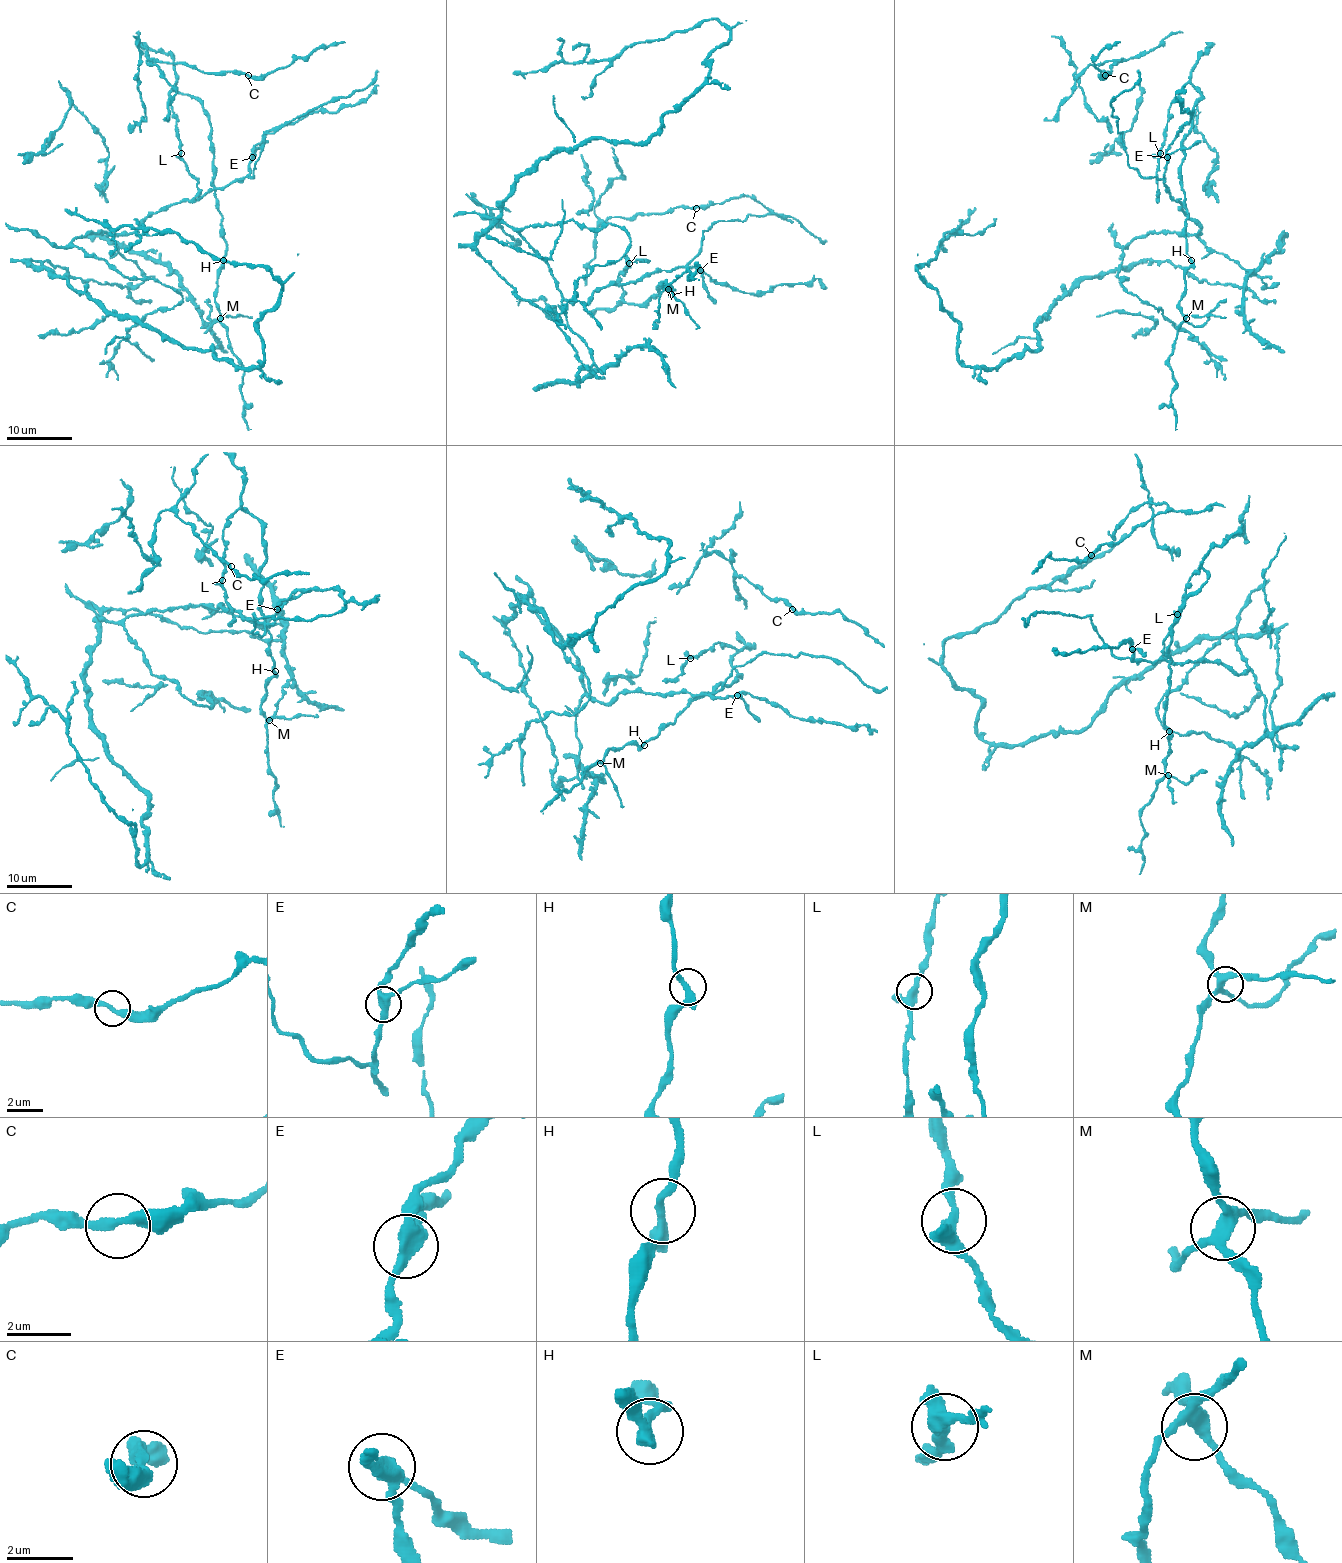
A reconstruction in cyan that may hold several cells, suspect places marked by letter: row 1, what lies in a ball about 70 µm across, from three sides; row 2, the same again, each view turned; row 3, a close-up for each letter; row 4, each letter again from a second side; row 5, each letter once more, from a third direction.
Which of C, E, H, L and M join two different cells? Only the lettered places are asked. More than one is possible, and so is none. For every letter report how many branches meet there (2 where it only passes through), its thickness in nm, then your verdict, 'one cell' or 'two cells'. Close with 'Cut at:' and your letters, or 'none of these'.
C: branches 2; calibre 280 nm; one cell
E: branches 3; calibre 360 nm; one cell
H: branches 3; calibre 280 nm; one cell
L: branches 3; calibre 320 nm; one cell
M: branches 4; calibre 320 nm; one cell
Cut at: none of these

